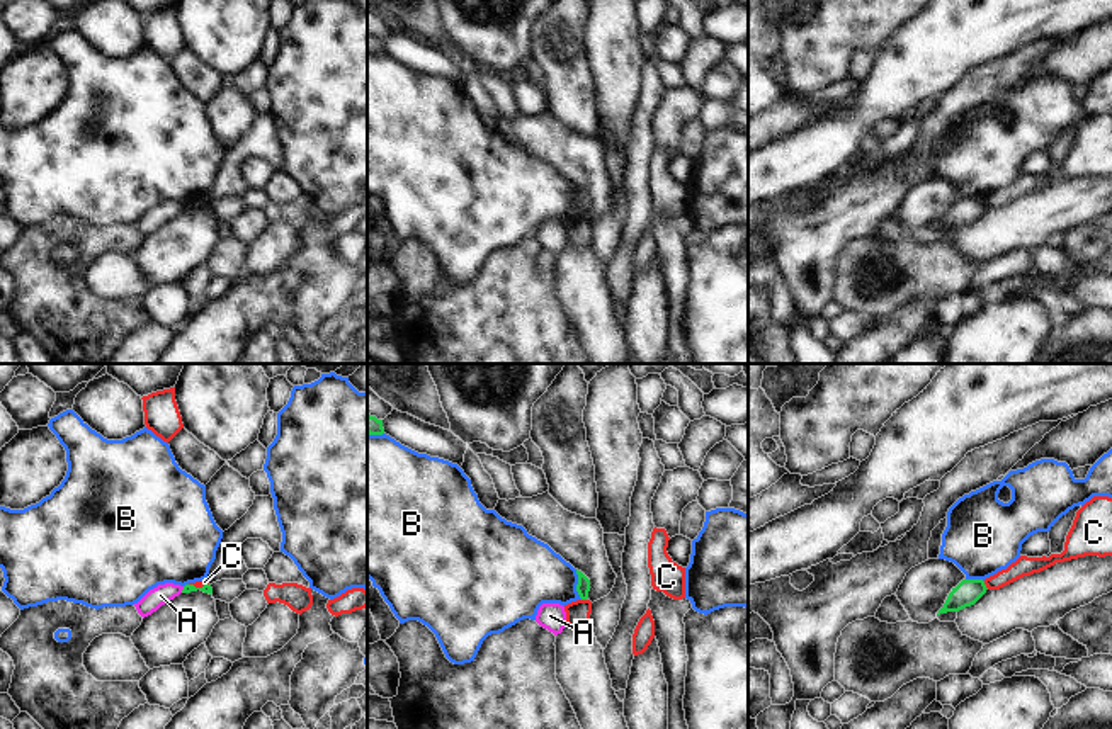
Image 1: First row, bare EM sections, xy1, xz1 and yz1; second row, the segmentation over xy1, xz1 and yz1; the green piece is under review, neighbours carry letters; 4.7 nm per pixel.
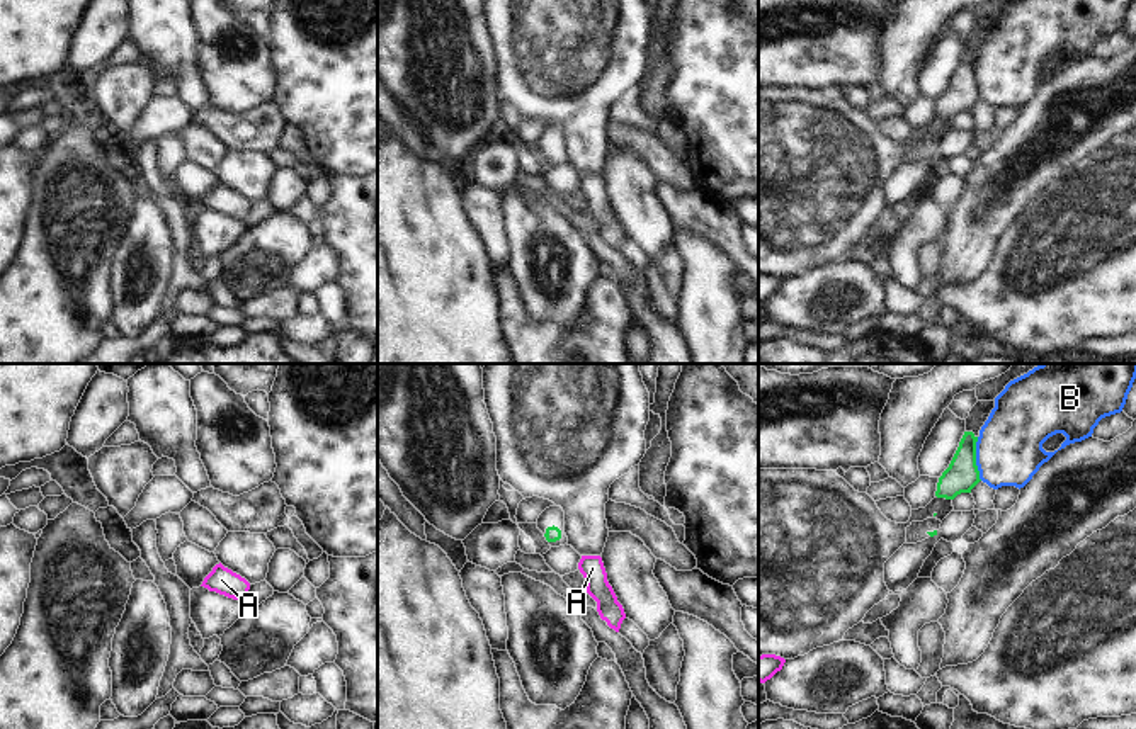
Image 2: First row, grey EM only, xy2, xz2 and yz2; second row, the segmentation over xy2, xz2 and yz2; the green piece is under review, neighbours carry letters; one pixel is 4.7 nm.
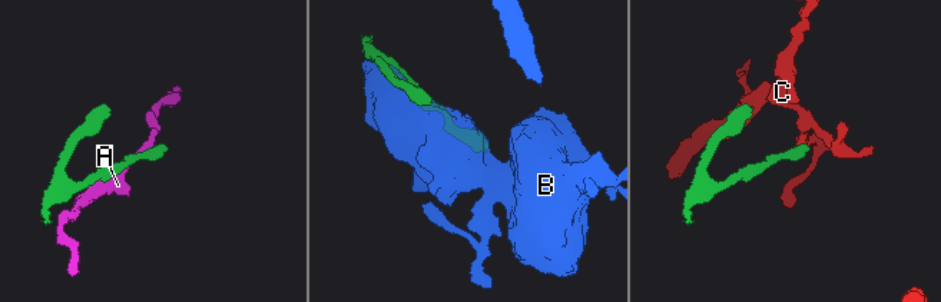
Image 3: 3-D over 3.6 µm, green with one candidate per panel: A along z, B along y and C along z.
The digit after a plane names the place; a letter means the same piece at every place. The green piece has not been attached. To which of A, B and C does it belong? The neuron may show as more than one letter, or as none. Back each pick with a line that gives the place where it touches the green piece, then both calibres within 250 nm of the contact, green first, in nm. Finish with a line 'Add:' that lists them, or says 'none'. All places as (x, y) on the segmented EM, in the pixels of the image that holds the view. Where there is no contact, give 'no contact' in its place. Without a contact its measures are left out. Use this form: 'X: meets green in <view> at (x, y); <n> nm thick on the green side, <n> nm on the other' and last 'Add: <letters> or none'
Add: none

